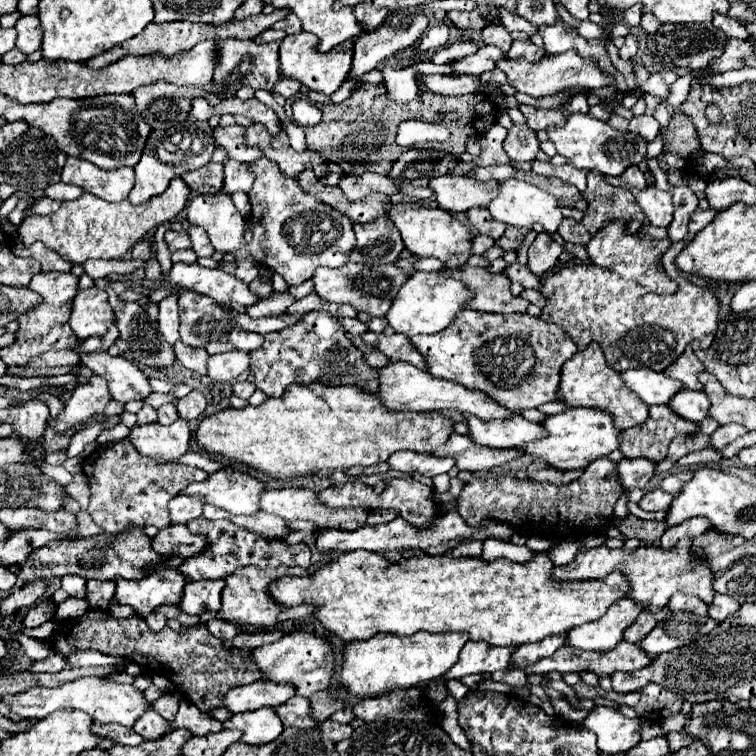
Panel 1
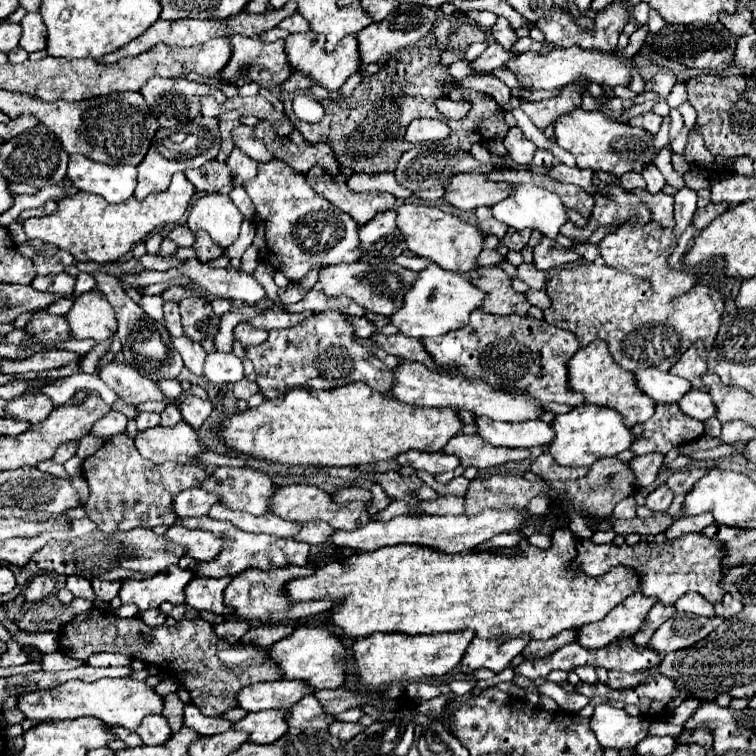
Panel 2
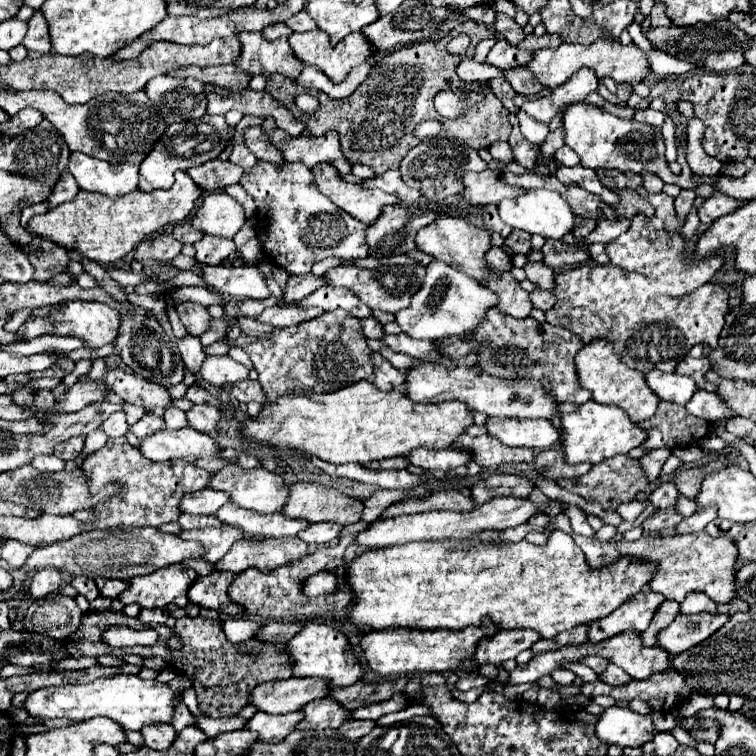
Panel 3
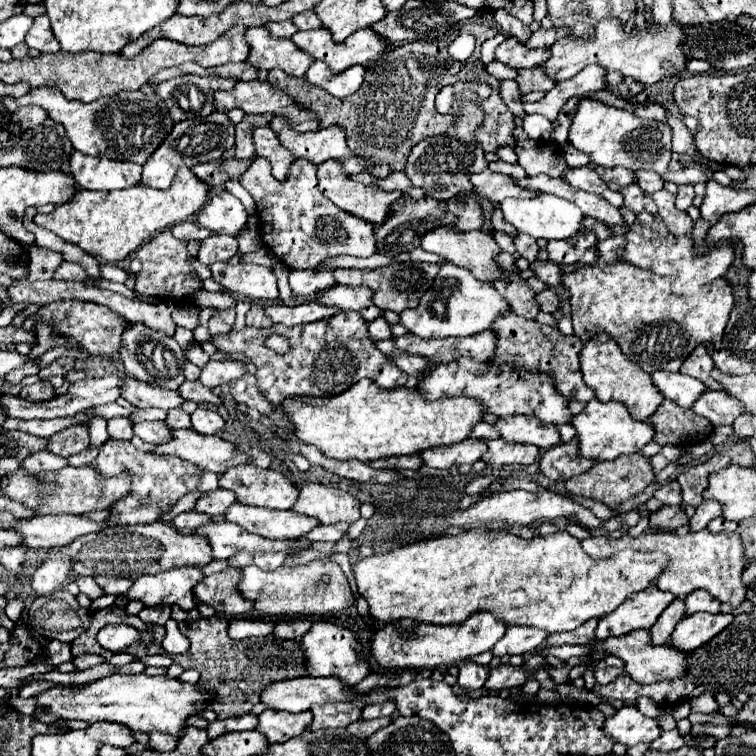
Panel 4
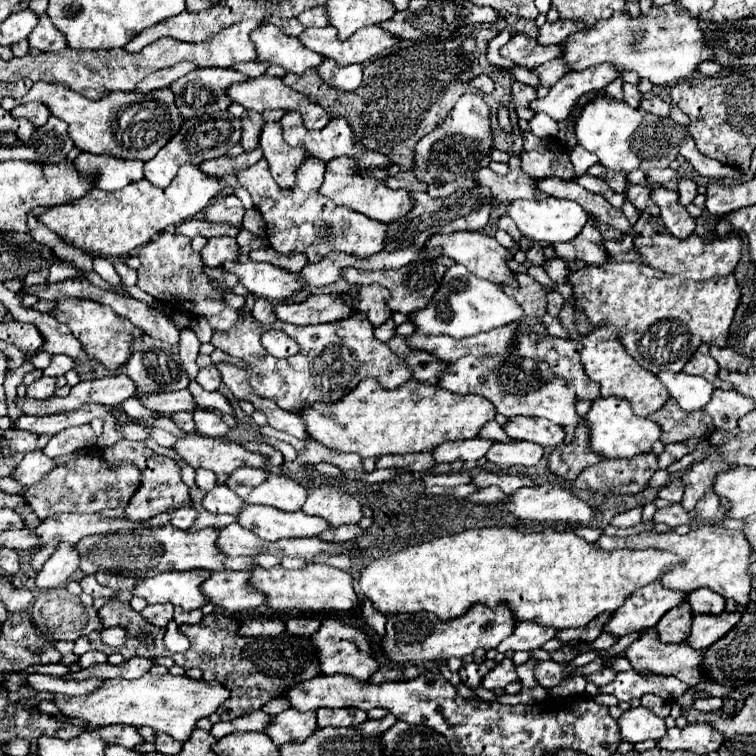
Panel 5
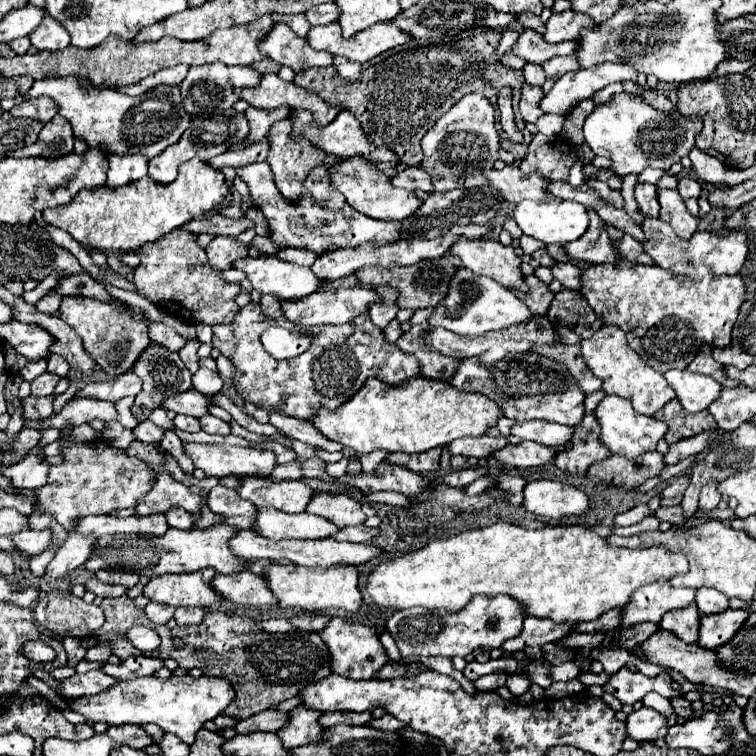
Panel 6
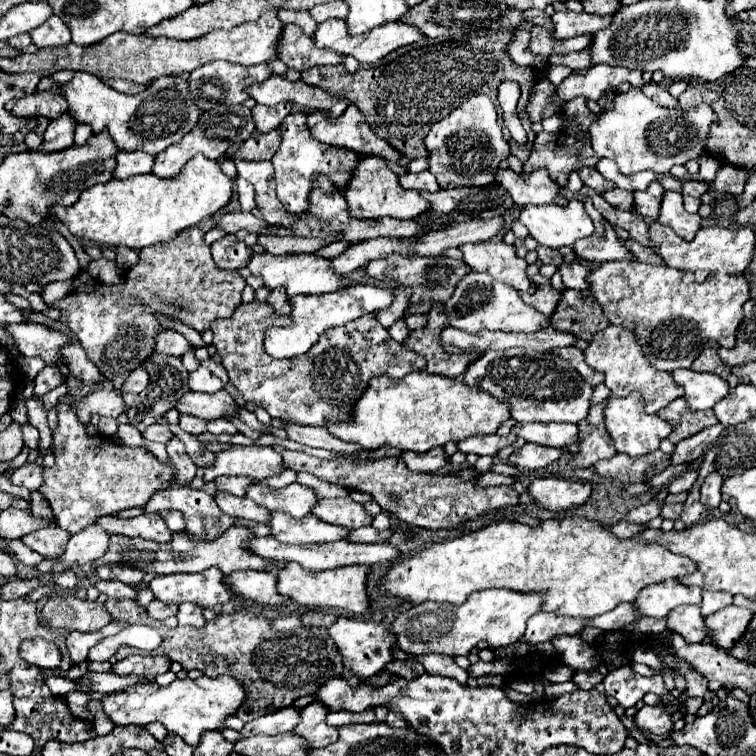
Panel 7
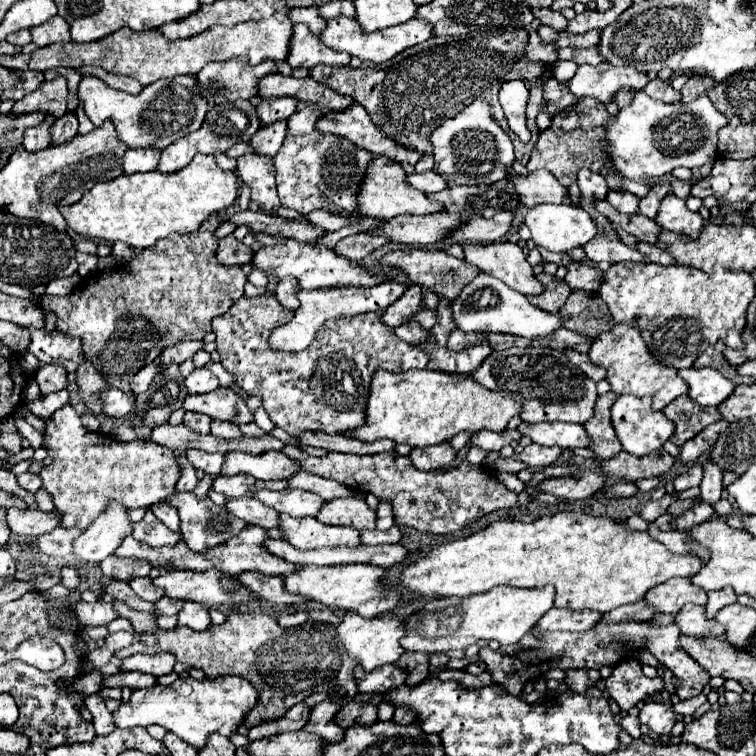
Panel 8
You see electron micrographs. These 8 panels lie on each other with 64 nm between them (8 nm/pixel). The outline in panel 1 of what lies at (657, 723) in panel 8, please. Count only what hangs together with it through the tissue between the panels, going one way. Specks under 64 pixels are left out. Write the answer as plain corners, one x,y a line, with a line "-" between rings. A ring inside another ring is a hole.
596,706
586,720
582,720
582,726
592,730
598,736
598,748
606,754
618,754
628,752
634,748
642,736
640,736
640,718
626,718
616,708
610,706

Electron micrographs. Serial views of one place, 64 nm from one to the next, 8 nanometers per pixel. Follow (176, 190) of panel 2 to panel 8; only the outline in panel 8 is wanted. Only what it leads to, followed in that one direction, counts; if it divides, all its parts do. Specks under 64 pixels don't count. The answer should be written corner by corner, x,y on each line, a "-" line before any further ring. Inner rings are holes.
196,154
194,160
178,172
162,174
154,170
146,174
124,174
112,182
96,184
76,204
60,206
58,210
68,226
84,238
106,244
122,240
130,248
142,250
172,232
196,232
206,216
228,208
236,200
236,182
236,174
222,170
214,156

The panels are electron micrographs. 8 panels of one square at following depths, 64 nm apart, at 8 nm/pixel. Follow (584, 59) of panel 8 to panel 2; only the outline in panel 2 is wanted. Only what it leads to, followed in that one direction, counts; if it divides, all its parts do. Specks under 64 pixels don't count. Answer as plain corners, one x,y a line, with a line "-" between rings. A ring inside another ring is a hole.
500,68
500,70
496,70
496,72
492,72
496,78
500,78
506,86
510,86
510,88
522,88
522,84
518,82
518,78
516,78
516,74
514,72
510,72
510,70
506,70
506,68

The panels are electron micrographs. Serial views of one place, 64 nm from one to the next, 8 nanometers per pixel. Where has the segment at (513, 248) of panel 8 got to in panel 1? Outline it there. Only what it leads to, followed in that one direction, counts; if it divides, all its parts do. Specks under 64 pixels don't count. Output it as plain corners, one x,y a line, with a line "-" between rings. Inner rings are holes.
398,204
392,206
392,210
388,212
392,216
394,226
400,230
402,240
406,244
406,248
414,254
414,256
432,256
444,262
444,266
448,270
460,270
466,266
468,258
472,256
472,242
474,242
474,232
460,224
452,214
448,214
442,208
426,208
426,206
416,206
416,204

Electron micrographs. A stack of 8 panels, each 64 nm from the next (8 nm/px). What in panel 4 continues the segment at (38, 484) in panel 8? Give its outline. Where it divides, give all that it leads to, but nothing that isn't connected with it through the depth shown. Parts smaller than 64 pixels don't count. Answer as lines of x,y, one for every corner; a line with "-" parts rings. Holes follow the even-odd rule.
46,450
42,452
36,452
32,456
28,456
24,462
22,462
22,468
26,472
32,472
32,474
38,474
38,472
44,472
44,470
58,470
62,468
66,462
66,458
60,458
60,456
54,456

